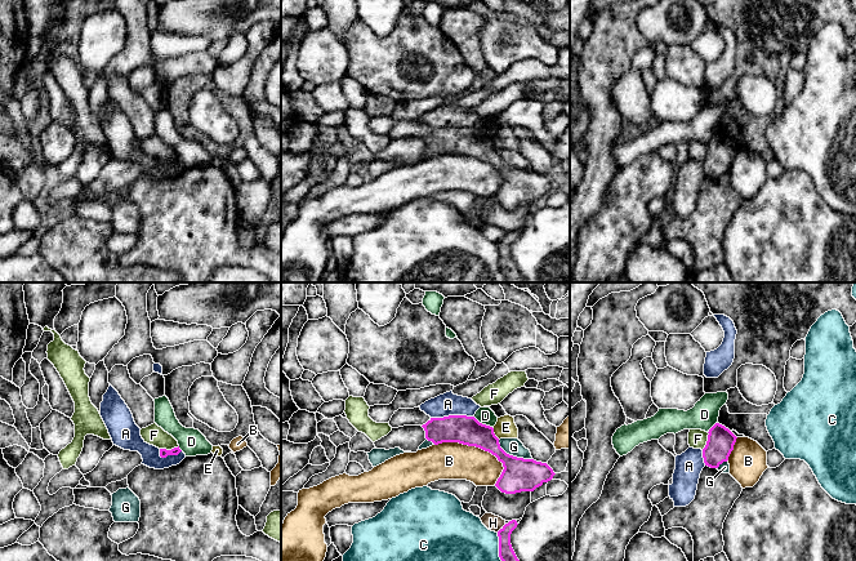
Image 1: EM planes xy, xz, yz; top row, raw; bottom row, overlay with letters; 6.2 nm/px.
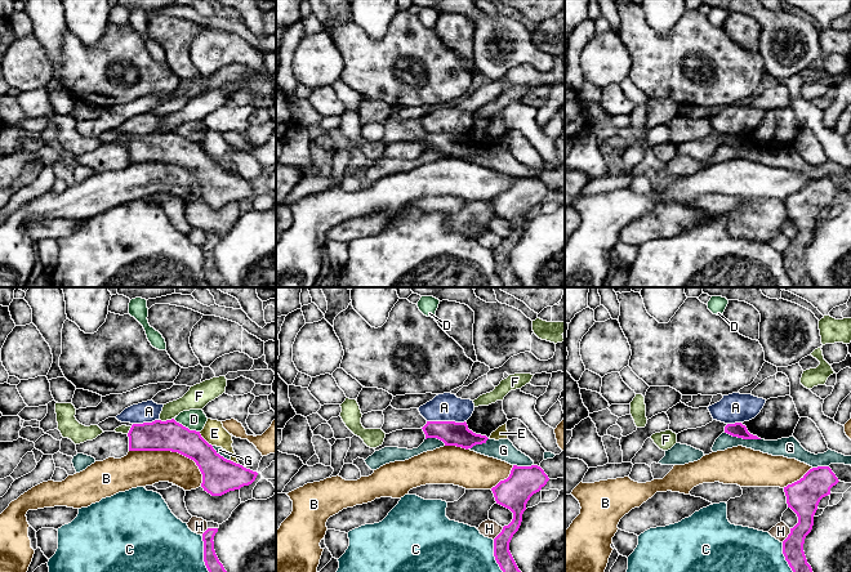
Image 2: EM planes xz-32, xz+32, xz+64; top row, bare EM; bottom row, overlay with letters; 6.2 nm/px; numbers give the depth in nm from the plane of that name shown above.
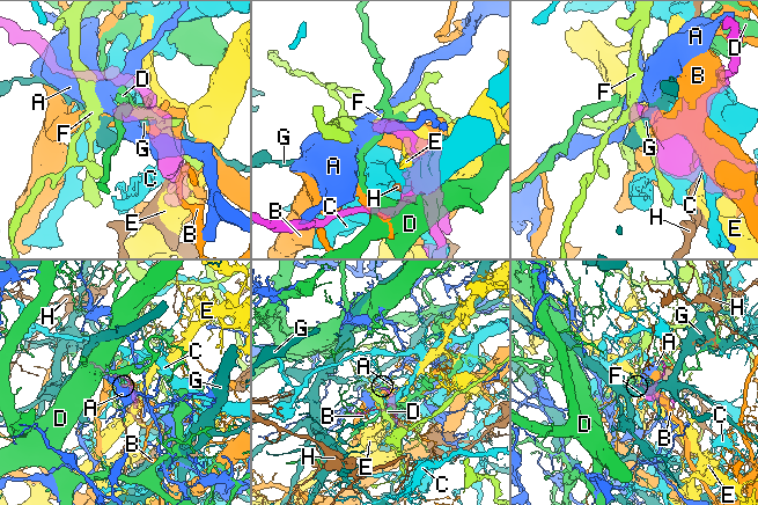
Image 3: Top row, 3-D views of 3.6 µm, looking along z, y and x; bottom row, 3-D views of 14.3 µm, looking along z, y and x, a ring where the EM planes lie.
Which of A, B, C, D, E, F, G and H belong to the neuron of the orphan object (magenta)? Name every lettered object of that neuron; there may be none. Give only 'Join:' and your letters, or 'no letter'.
Join: no letter

